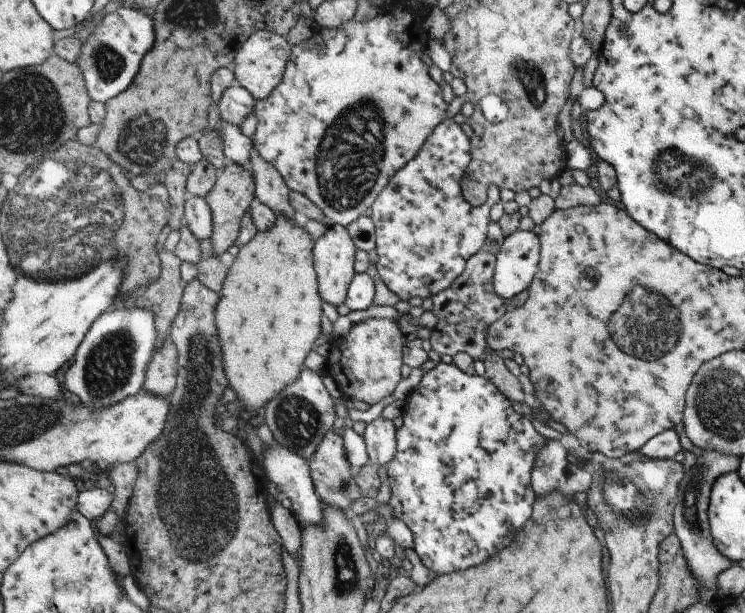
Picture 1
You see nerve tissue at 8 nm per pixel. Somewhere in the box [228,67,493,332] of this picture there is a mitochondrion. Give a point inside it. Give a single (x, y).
(349, 156)

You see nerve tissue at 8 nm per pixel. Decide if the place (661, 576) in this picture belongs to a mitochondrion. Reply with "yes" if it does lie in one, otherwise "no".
no

